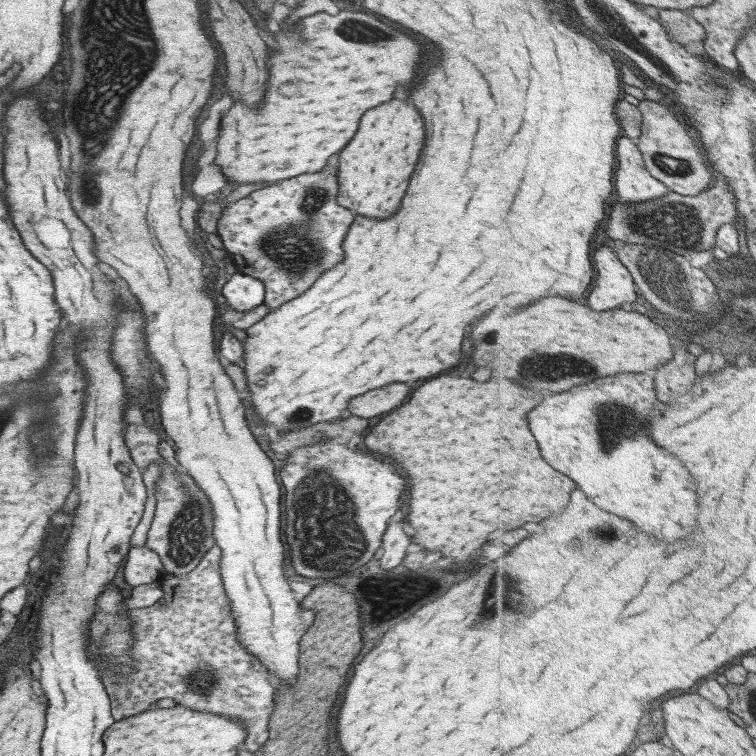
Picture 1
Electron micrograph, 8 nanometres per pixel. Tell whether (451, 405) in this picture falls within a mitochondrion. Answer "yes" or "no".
no

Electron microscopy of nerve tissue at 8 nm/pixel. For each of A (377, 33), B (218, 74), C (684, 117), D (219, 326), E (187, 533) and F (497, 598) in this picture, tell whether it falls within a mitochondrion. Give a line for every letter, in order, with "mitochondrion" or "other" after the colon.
A: mitochondrion
B: other
C: other
D: other
E: mitochondrion
F: mitochondrion

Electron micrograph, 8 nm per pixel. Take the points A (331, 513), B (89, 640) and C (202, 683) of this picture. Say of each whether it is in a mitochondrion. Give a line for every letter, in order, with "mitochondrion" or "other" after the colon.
A: mitochondrion
B: other
C: mitochondrion

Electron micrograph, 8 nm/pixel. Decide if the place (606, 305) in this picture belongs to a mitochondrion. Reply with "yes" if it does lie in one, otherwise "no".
no

